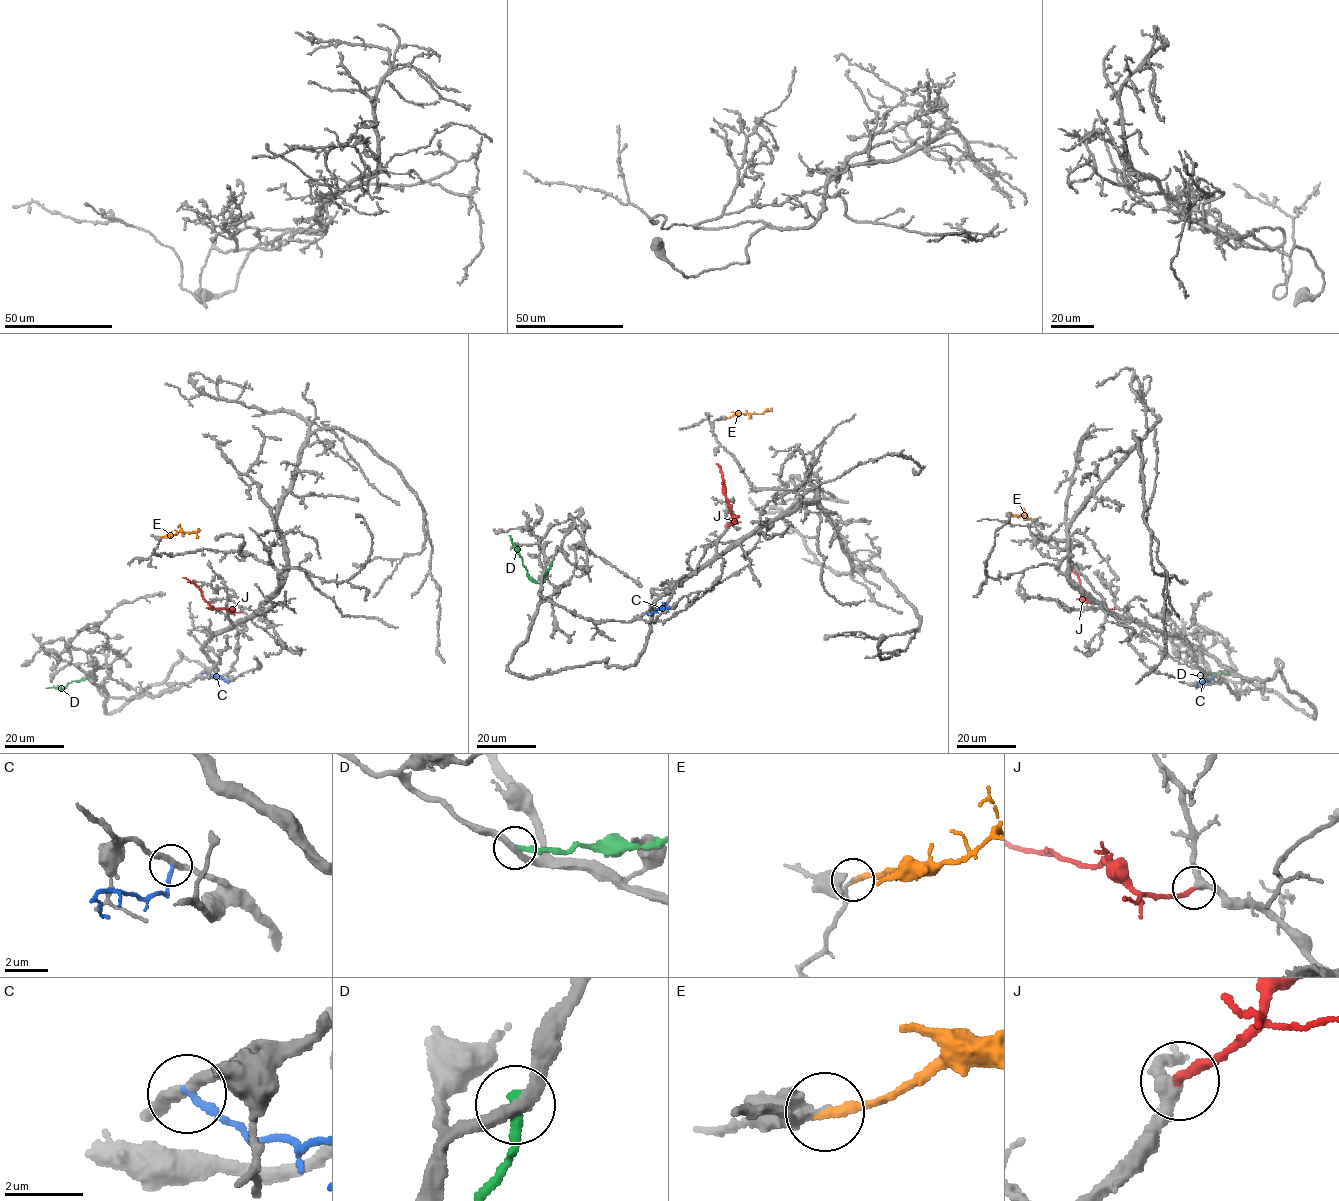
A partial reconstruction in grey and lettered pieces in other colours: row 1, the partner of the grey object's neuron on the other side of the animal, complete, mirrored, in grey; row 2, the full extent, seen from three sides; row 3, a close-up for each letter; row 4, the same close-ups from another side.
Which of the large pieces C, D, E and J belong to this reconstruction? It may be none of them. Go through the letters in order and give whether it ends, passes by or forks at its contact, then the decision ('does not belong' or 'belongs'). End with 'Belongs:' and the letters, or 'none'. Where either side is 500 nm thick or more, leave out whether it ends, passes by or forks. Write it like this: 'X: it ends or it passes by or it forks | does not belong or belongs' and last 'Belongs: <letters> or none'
C: it ends | does not belong
D: it ends | does not belong
E: it ends | does not belong
J: it ends | belongs
Belongs: J

